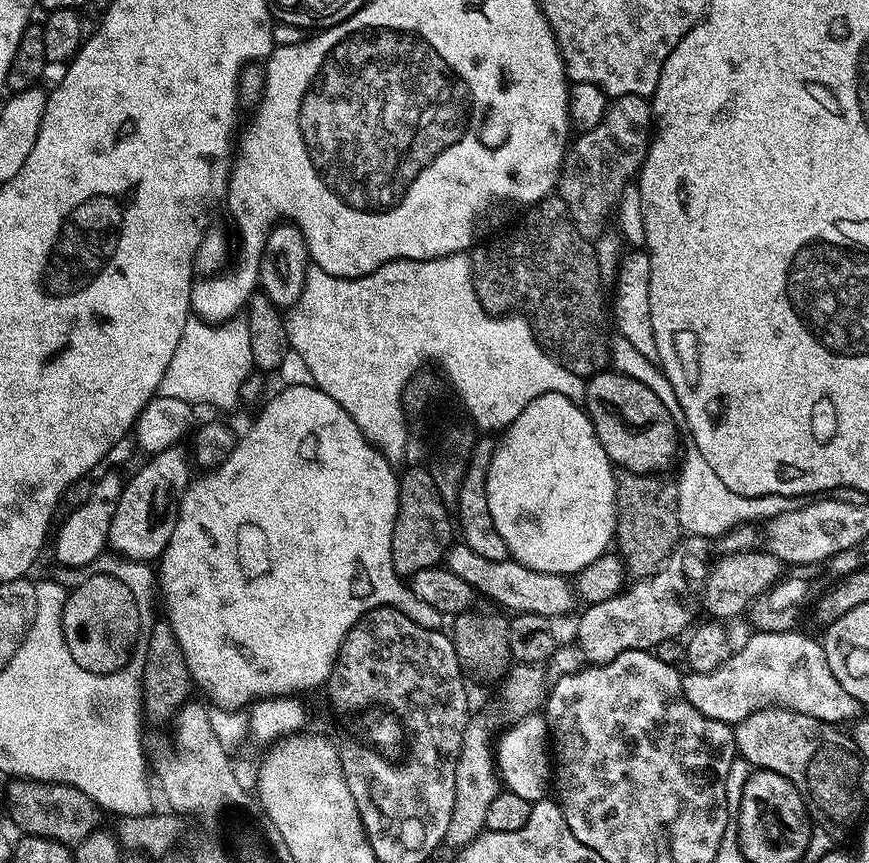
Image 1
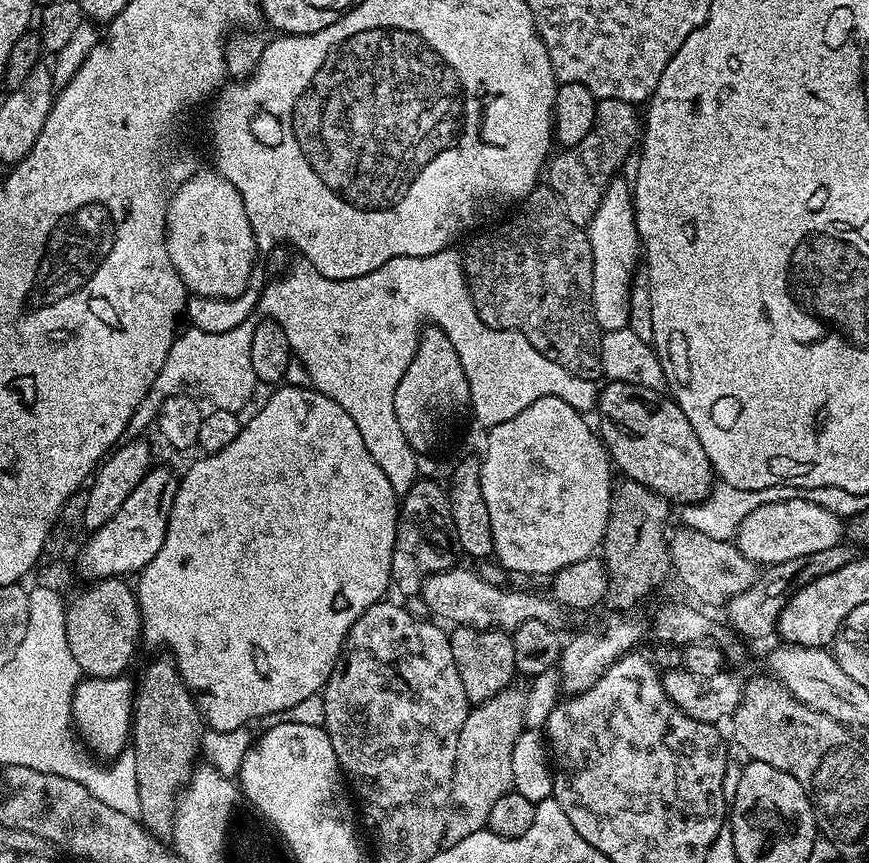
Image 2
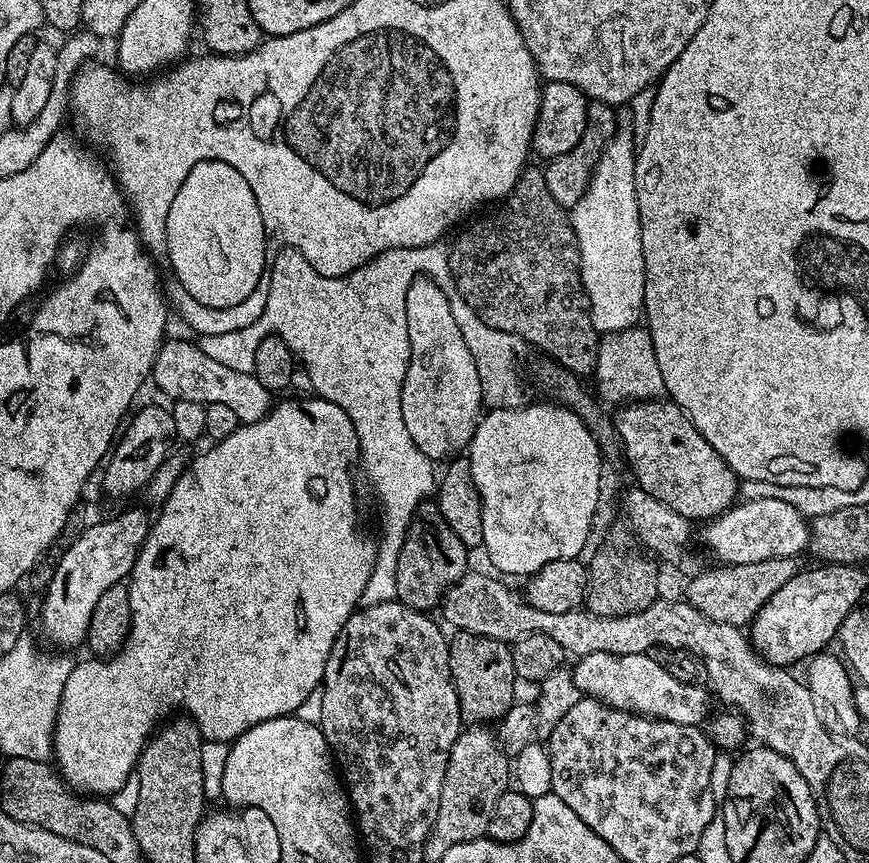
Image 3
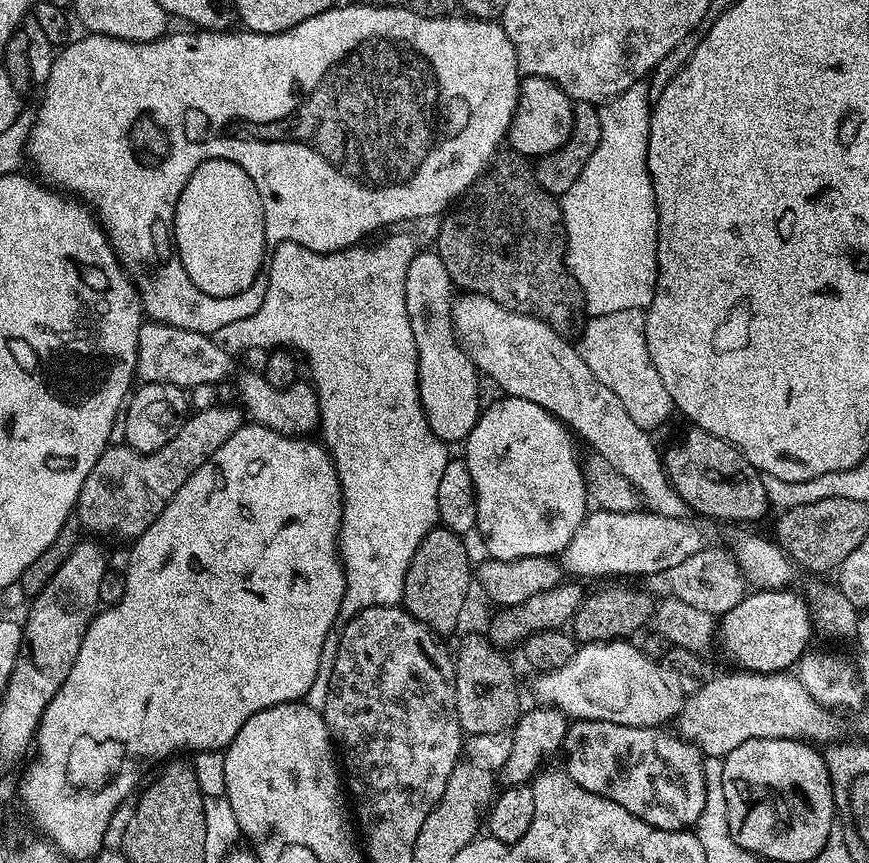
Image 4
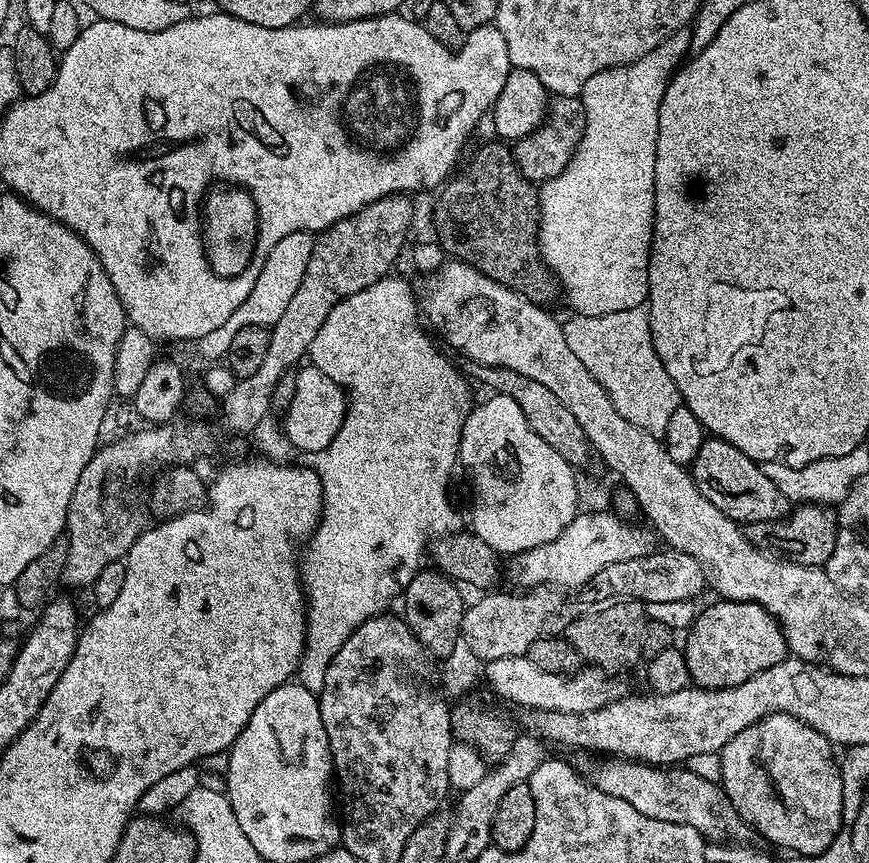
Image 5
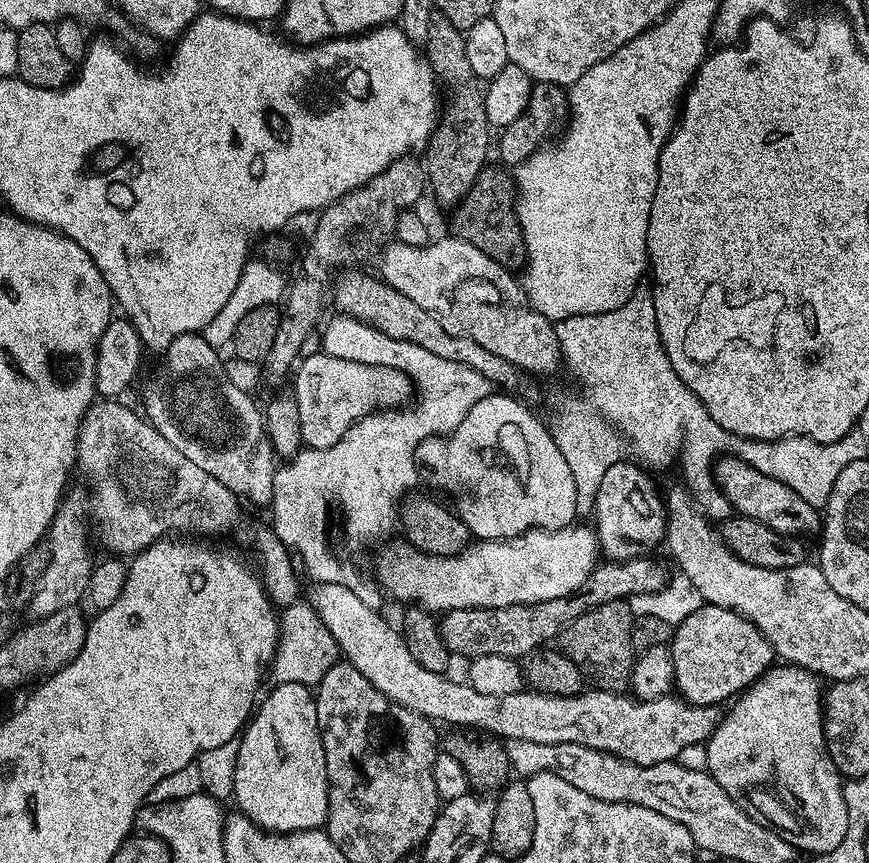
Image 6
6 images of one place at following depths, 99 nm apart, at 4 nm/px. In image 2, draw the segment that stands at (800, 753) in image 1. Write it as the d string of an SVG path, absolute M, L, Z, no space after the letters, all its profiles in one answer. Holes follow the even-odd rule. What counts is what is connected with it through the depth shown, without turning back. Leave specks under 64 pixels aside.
M756 676L743 685L740 707L734 713L736 732L751 759L778 766L793 776L796 772L796 712L800 712L800 708L796 708L796 695L779 679L768 676Z

